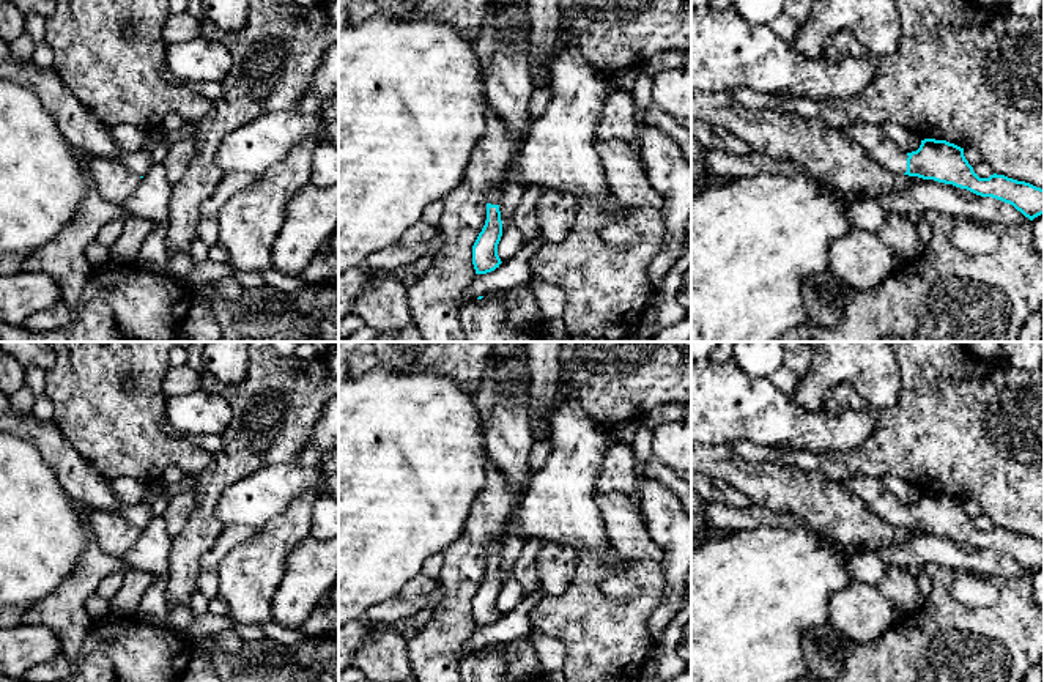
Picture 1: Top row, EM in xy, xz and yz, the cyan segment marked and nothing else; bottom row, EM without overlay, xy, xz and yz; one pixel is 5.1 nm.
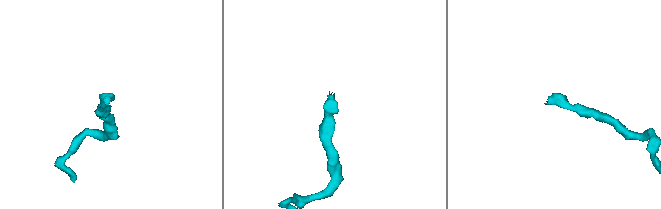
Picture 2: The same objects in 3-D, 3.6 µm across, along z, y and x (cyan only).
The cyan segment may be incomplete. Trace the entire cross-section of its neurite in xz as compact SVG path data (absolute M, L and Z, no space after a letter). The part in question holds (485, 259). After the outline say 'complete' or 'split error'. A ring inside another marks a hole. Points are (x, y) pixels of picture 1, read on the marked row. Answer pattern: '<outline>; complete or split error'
M567 43L551 66L551 102L542 117L531 121L529 134L516 161L505 167L501 181L487 194L487 221L472 246L472 265L476 274L487 274L502 263L498 244L502 236L499 202L502 186L509 180L528 186L550 186L570 194L576 202L595 198L609 213L609 222L602 228L602 238L609 246L627 247L636 243L638 233L628 221L635 209L622 206L611 194L602 159L595 150L598 142L597 124L606 101L603 90L605 76L594 69L578 52L575 43Z; split error

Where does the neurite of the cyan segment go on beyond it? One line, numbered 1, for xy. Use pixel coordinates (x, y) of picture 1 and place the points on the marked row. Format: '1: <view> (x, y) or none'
1: none

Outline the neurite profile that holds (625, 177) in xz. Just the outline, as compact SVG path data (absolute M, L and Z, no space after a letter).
M617 139L598 140L595 150L602 159L608 187L622 206L661 208L663 198L652 187L641 156L630 143Z

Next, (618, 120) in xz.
M619 88L606 96L597 137L598 140L627 142L639 153L639 124L631 93Z

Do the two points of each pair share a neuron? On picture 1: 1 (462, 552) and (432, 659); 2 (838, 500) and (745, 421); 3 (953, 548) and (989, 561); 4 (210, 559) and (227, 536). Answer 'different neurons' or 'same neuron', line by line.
1: same neuron
2: different neurons
3: same neuron
4: same neuron

